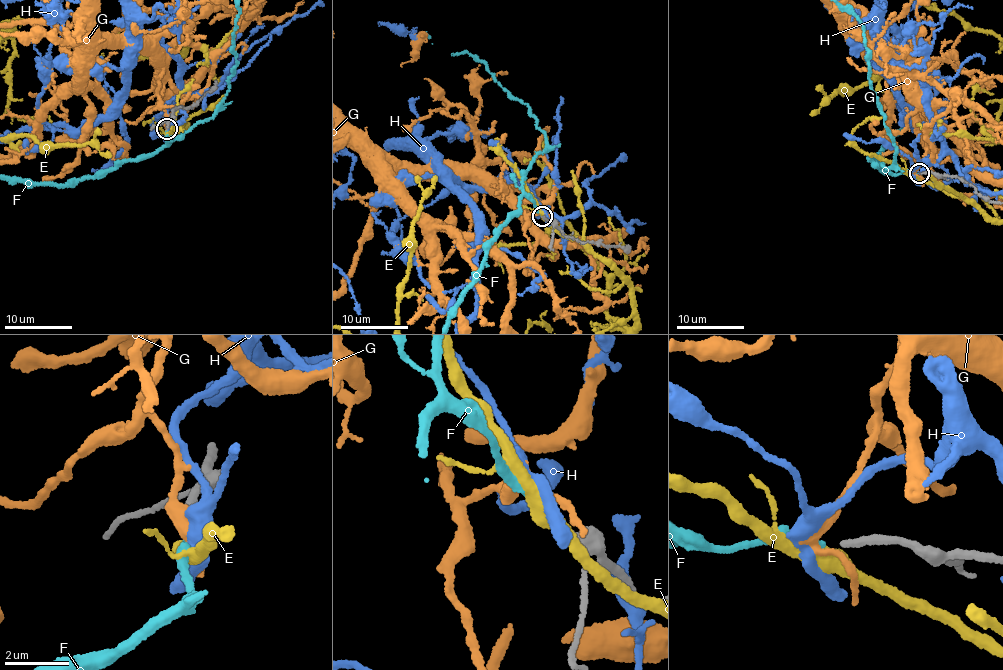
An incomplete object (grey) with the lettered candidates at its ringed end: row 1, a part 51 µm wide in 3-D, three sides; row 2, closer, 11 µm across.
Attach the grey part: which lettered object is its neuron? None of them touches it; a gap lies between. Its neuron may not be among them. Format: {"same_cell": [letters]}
{"same_cell": ["F"]}

